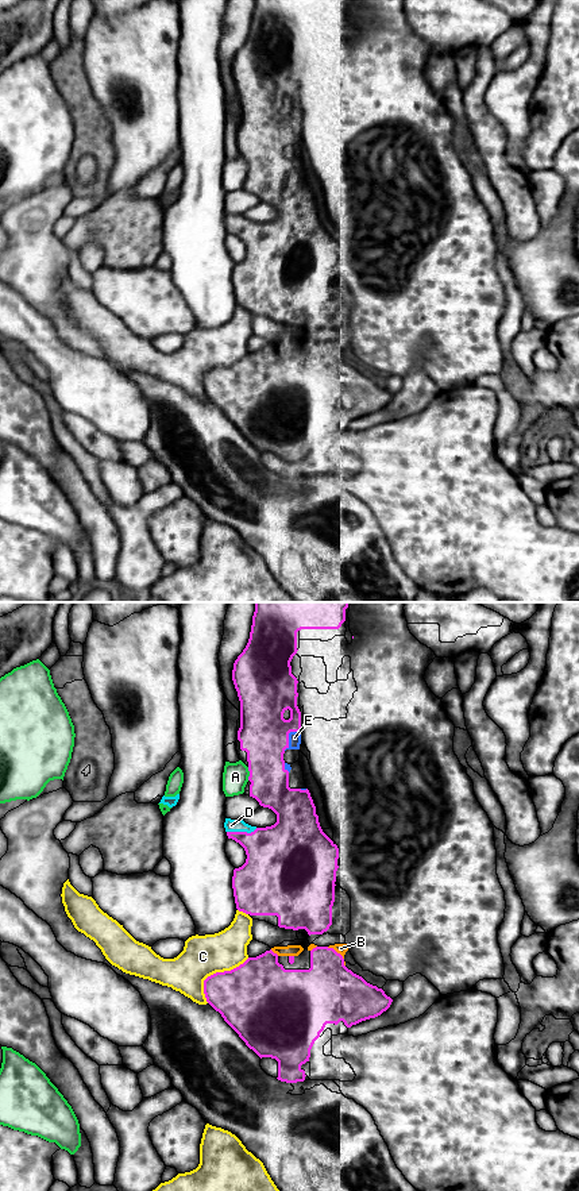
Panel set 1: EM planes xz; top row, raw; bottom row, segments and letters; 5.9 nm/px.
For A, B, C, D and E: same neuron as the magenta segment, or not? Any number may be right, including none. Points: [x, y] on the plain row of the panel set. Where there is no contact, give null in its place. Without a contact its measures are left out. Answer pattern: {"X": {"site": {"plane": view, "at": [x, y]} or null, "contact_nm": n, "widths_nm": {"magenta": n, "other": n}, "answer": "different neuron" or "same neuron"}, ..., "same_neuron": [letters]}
{"A": {"site": {"plane": "xz", "at": [250, 169]}, "contact_nm": 80, "widths_nm": {"magenta": 300, "other": 160}, "answer": "different neuron"}, "B": {"site": {"plane": "xz", "at": [335, 346]}, "contact_nm": 130, "widths_nm": {"magenta": 360, "other": 60}, "answer": "same neuron"}, "C": {"site": {"plane": "xz", "at": [216, 367]}, "contact_nm": 380, "widths_nm": {"magenta": 400, "other": 240}, "answer": "different neuron"}, "D": {"site": {"plane": "xz", "at": [242, 227]}, "contact_nm": 190, "widths_nm": {"magenta": 360, "other": 80}, "answer": "same neuron"}, "E": {"site": {"plane": "xz", "at": [288, 131]}, "contact_nm": 160, "widths_nm": {"magenta": 300, "other": 80}, "answer": "same neuron"}, "same_neuron": ["B", "D", "E"]}

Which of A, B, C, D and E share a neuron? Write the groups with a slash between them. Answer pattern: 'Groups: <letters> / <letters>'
Groups: A / B D E / C

